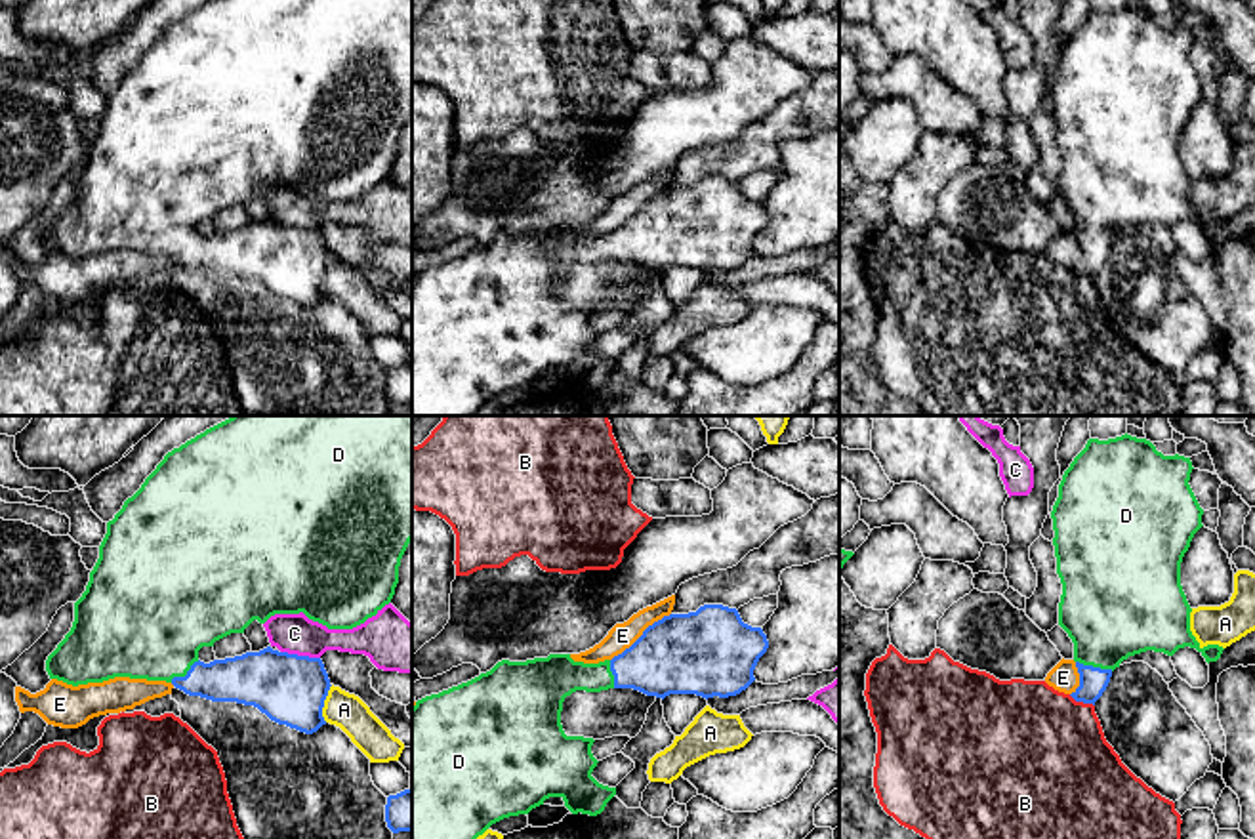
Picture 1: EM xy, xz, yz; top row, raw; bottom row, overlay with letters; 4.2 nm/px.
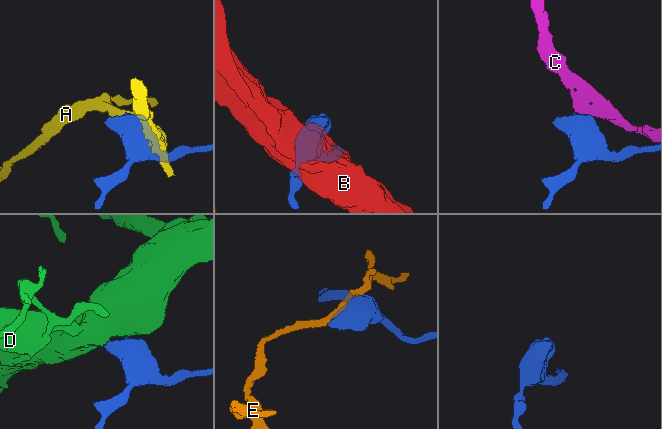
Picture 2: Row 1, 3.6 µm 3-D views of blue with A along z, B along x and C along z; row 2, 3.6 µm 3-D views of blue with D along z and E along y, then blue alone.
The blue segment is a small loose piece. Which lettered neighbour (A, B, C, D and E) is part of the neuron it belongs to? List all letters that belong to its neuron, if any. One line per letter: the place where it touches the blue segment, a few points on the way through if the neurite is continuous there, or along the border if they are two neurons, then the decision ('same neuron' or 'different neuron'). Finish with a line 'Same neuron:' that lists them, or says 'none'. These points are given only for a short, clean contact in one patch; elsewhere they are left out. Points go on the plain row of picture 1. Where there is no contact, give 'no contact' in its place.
A: meets blue in xy at (323, 277); different neuron
B: meets blue in yz at (1082, 273); different neuron
C: meets blue in xy at (300, 229); border along xy (281, 224), (319, 231); different neuron
D: meets blue in yz at (1095, 241); runs through yz (1093, 254), (1095, 241), (1110, 184); same neuron
E: meets blue in xz at (641, 208); different neuron
Same neuron: D

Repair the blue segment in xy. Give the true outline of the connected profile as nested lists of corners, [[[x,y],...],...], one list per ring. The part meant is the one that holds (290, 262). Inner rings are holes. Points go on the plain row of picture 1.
[[[210,0],[179,21],[164,29],[156,42],[145,51],[141,61],[124,74],[122,82],[107,95],[107,107],[99,118],[99,132],[90,145],[90,154],[82,170],[74,175],[74,194],[65,212],[46,233],[50,252],[78,259],[103,256],[114,250],[166,254],[189,269],[200,269],[212,275],[237,275],[254,278],[271,294],[286,297],[305,307],[317,305],[326,297],[322,290],[324,273],[330,263],[330,252],[320,231],[298,229],[273,223],[214,233],[198,233],[202,219],[214,219],[216,214],[244,206],[257,193],[265,196],[275,187],[299,187],[326,198],[328,202],[353,202],[376,189],[391,175],[399,156],[401,132],[412,114],[412,0]]]

